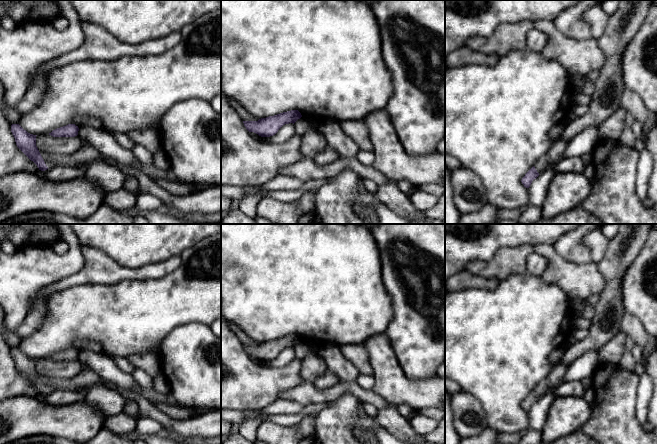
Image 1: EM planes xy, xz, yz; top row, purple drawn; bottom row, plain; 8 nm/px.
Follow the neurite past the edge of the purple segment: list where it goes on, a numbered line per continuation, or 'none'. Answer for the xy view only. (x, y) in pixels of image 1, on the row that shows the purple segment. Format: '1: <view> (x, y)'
none

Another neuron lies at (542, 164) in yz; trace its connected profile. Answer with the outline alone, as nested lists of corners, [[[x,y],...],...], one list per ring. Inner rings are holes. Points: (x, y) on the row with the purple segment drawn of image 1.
[[[559,139],[552,143],[549,151],[545,156],[542,156],[535,164],[534,167],[537,170],[537,172],[542,174],[549,166],[553,166],[556,164],[559,160],[561,160],[561,157],[563,153],[565,152],[565,149],[567,147],[568,142]]]

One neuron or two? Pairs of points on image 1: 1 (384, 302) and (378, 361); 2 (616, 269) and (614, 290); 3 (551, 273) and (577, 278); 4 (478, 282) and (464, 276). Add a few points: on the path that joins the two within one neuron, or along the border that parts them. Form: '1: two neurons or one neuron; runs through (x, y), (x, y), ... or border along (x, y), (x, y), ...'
1: two neurons; border along (383, 332), (376, 333), (363, 342)
2: one neuron; runs through (614, 274), (614, 285)
3: one neuron; runs through (557, 273), (563, 273), (571, 278)
4: one neuron; runs through (475, 282), (467, 279)

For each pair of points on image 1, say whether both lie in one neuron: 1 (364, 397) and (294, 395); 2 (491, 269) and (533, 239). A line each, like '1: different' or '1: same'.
1: same
2: different

